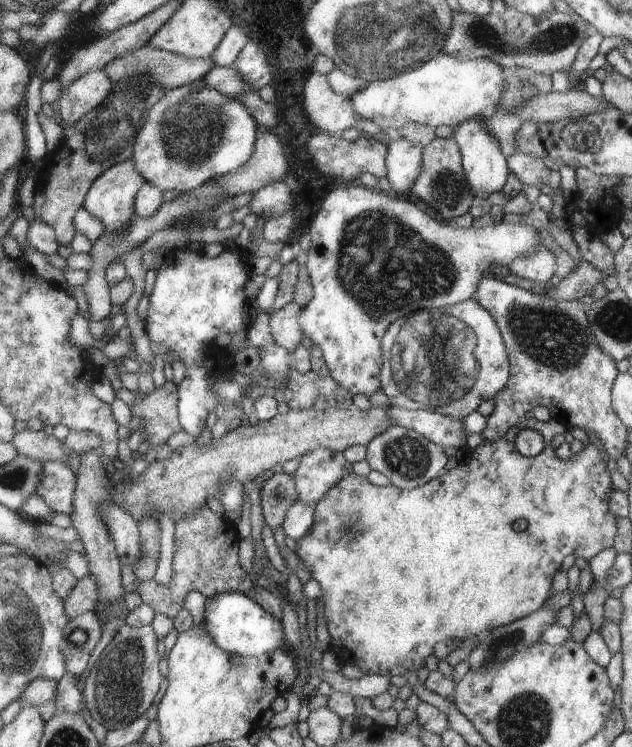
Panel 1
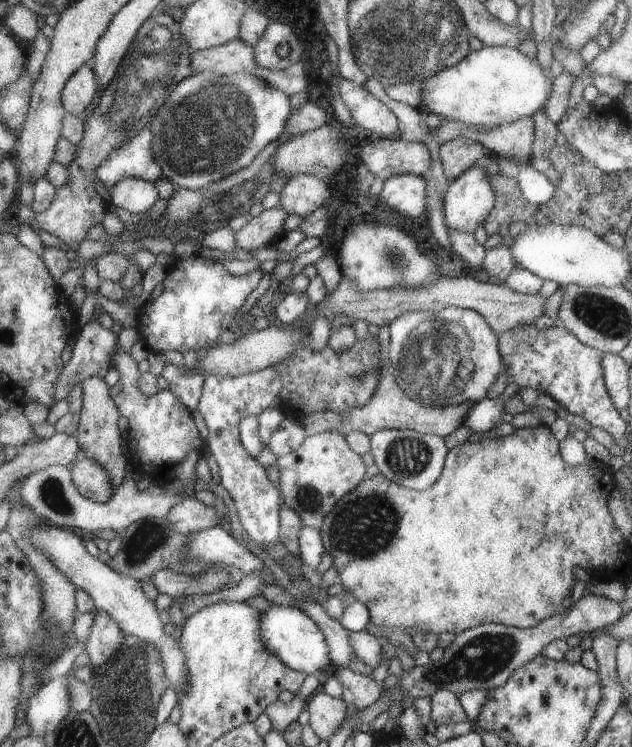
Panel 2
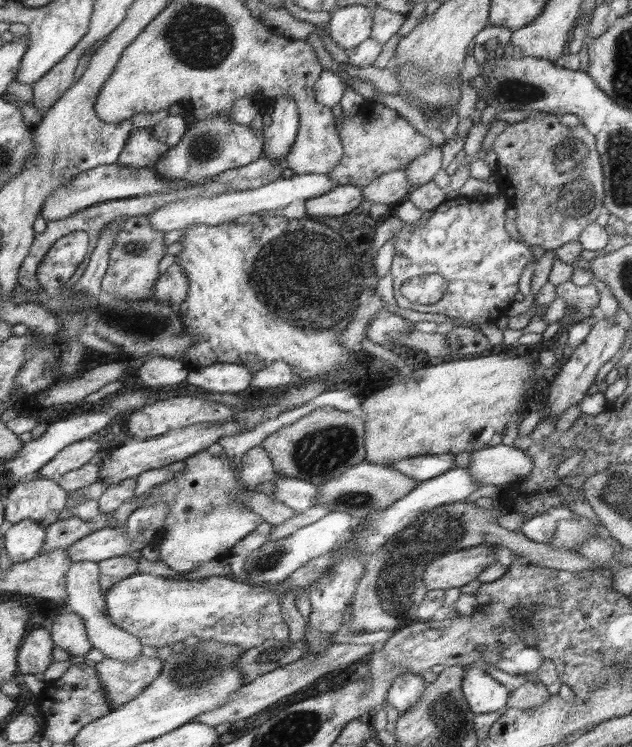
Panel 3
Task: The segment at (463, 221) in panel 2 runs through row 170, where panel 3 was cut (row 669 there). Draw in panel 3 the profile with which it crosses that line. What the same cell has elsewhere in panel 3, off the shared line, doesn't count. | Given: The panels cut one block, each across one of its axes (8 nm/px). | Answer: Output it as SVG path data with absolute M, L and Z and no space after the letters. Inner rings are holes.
M467 665L462 679L462 693L474 714L504 709L511 691L478 666Z

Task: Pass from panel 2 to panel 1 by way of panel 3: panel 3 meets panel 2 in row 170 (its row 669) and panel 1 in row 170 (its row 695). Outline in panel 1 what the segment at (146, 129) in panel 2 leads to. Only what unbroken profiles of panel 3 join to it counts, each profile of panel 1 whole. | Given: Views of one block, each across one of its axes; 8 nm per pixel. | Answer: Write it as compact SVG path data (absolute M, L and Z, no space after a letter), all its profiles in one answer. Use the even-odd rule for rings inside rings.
M130 159L125 160L116 164L116 166L112 166L112 168L107 168L95 180L94 186L88 191L87 198L84 200L83 208L104 224L104 232L122 230L135 215L135 196L144 183L146 183L146 180L138 172L136 164L130 162Z

